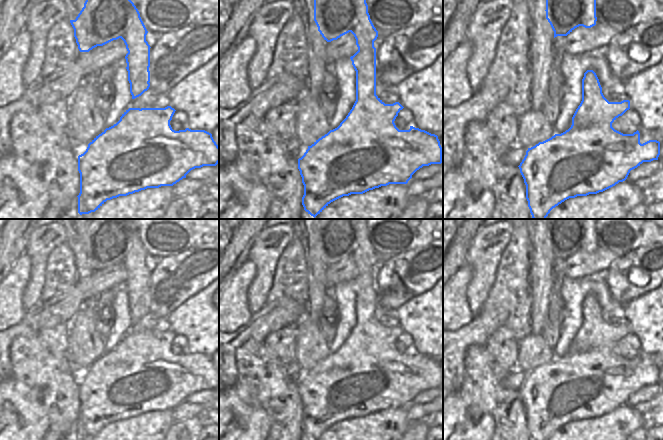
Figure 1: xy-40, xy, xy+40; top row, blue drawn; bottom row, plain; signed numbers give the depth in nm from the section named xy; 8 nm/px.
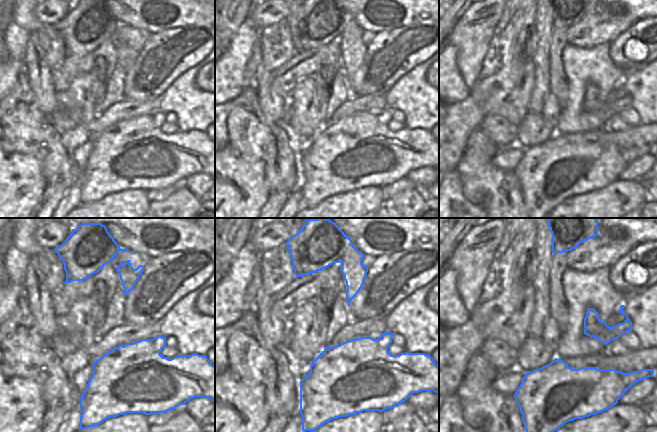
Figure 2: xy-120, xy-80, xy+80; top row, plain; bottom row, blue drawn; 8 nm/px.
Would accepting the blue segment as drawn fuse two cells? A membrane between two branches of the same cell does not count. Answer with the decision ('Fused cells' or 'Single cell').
Fused cells

